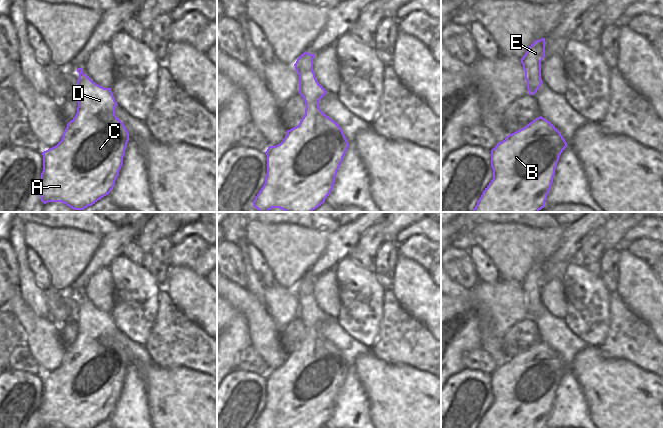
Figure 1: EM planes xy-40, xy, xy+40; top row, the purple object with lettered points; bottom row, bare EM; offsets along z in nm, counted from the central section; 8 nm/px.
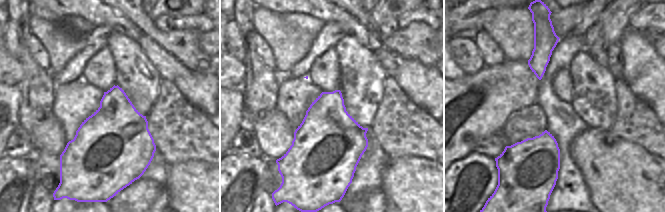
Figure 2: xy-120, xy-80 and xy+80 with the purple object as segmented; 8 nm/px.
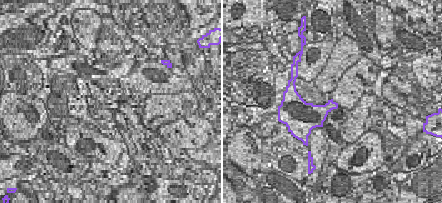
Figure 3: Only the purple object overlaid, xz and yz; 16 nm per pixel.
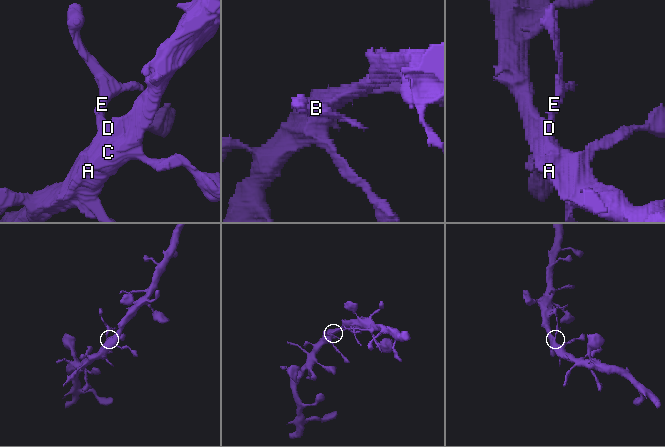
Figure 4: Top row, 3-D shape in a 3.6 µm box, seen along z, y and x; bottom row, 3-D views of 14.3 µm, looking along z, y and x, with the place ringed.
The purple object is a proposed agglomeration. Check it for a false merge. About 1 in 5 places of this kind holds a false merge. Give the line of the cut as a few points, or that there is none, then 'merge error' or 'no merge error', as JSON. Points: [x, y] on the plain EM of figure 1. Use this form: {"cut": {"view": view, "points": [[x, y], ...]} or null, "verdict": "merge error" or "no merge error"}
{"cut": null, "verdict": "no merge error"}

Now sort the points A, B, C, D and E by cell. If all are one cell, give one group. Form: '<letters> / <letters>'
A B C D E

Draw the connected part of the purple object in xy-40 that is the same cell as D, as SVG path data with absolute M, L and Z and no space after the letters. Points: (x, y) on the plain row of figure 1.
M78 292L77 337L67 348L61 365L42 376L43 395L39 409L41 425L64 428L95 428L108 419L123 389L129 357L115 339L118 330L111 312L96 308Z

